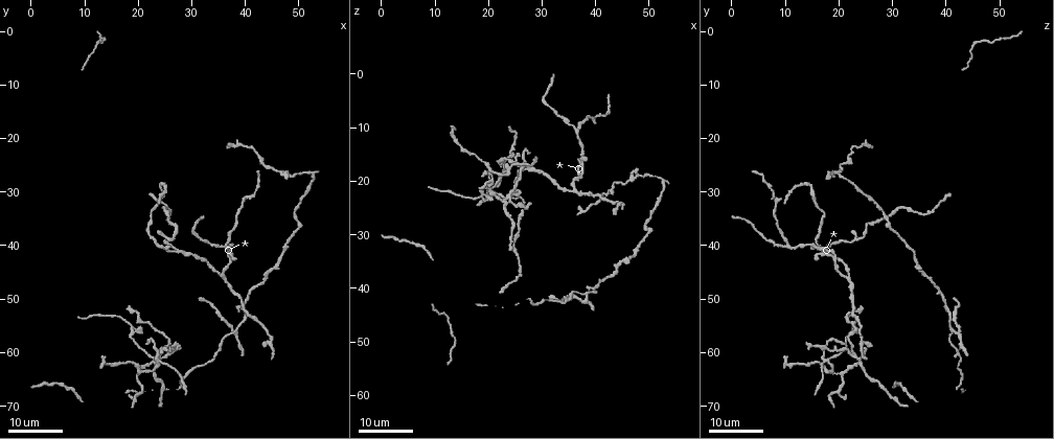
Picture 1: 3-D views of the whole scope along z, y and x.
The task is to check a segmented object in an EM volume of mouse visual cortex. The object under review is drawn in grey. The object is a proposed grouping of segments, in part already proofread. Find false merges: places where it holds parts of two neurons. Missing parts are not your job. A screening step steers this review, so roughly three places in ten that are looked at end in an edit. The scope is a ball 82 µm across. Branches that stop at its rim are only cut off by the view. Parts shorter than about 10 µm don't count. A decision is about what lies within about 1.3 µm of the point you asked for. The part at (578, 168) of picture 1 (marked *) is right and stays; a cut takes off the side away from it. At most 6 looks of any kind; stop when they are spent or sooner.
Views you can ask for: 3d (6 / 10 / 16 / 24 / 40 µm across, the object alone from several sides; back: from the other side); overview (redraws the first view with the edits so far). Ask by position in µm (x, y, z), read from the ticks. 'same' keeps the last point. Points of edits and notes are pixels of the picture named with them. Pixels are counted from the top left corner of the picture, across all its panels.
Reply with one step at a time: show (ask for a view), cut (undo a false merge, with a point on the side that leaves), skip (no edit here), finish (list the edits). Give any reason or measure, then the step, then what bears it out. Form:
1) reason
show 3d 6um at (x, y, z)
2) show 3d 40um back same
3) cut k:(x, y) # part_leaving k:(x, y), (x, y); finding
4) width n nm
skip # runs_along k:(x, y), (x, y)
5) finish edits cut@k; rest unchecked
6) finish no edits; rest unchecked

three-way junction
show 3d 24um at (36.5, 40.0, 10.5)

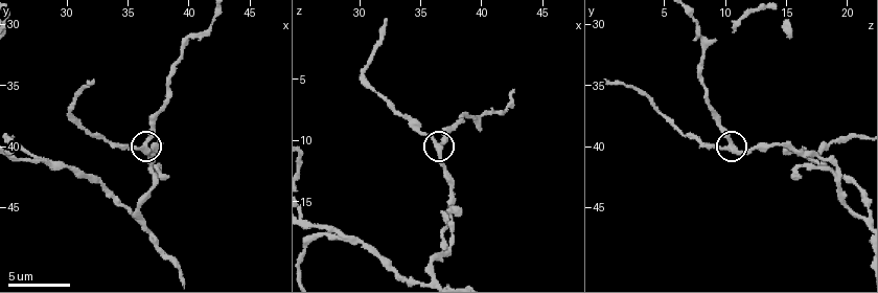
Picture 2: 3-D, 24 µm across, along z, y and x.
show 3d 10um at (36.4, 39.8, 10.4)

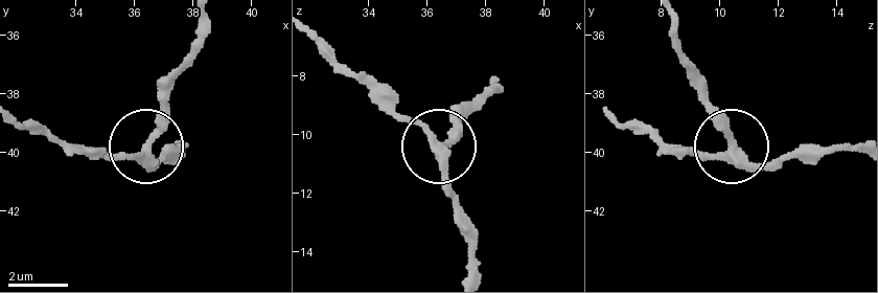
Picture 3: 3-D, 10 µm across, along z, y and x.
skip # runs_along 3:(854, 149), (809, 147), (771, 161), (734, 152), (662, 154); all the same neuron

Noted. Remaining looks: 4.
a fork
show 3d 10um at (27.6, 41.2, 17.4)

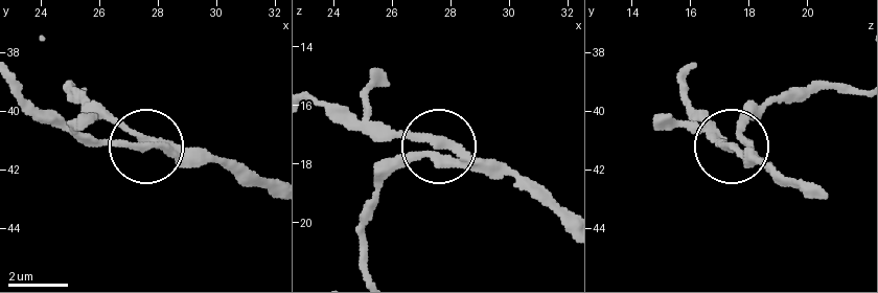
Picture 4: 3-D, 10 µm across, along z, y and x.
from behind
show 3d 10um back at (27.4, 41.1, 17.3)

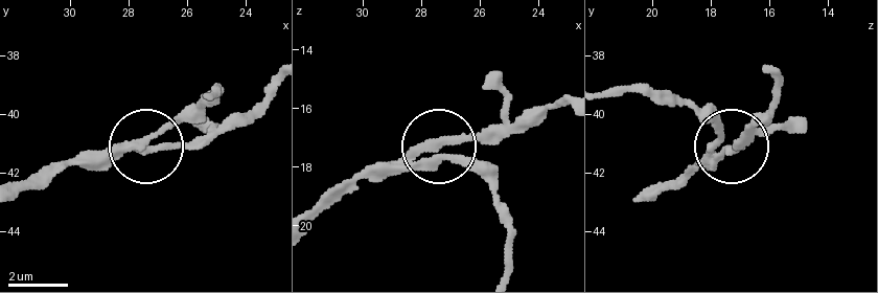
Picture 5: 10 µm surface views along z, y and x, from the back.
arms 3
skip # runs_along 5:(19, 196), (78, 161), (211, 140); continuous, no second neuron

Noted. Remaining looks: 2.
small branch off a trunk
show 3d 16um at (24.0, 61.0, 18.0)

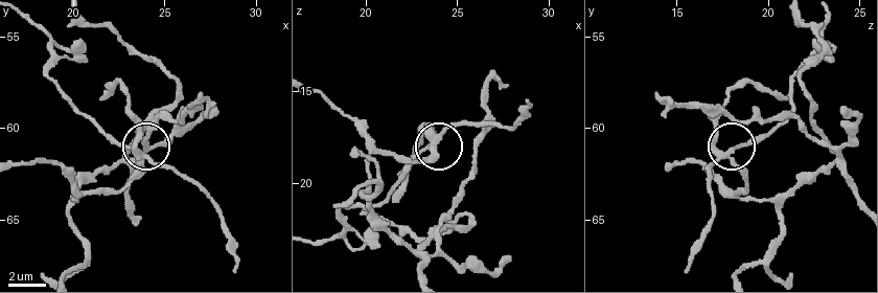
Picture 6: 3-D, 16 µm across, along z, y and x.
show 3d 6um at (23.4, 61.3, 17.5)

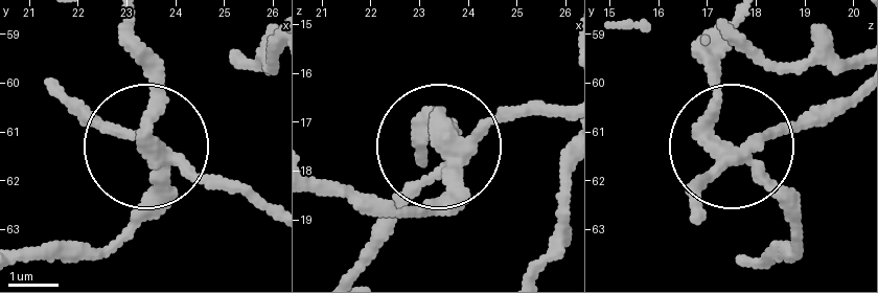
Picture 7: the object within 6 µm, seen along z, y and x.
width 320 nm
cut 7:(212, 181) # part_leaving 7:(162, 155), (66, 96); two neurons meet here

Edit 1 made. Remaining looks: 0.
finish edits cut@7; rest unchecked

